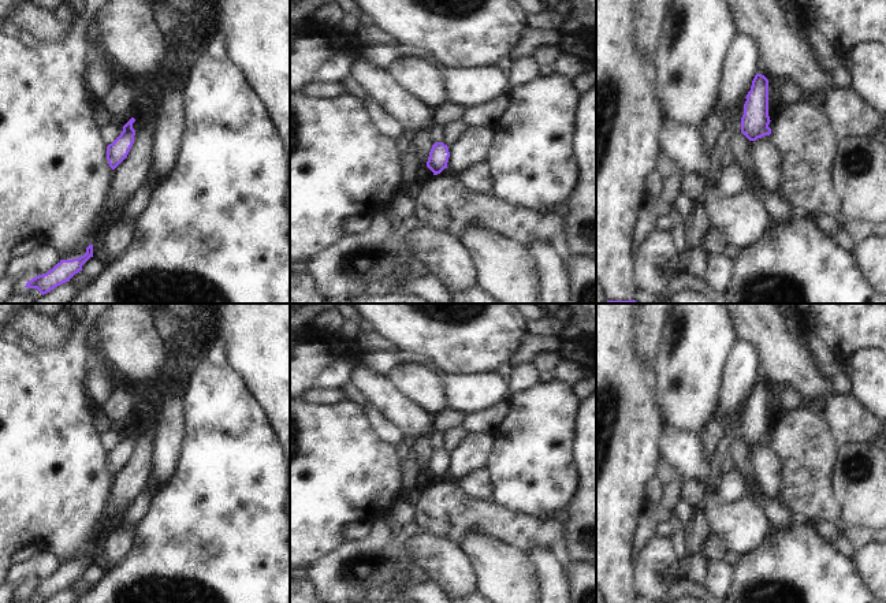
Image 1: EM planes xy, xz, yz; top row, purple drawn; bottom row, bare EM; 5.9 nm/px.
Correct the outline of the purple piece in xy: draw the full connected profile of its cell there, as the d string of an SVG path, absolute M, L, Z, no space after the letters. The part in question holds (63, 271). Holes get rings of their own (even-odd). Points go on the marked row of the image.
M93 245L86 247L86 253L78 258L60 260L52 269L29 280L25 287L37 289L42 295L55 287L70 282L70 279L82 271L82 265L93 257Z

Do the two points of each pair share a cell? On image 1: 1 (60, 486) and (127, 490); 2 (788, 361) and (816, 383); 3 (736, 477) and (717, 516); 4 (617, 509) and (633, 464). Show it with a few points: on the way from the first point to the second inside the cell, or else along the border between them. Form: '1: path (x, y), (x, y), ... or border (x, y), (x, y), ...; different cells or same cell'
1: border (114, 476), (110, 509), (103, 520); different cells
2: path (795, 367), (810, 382); same cell
3: border (717, 488), (728, 502), (748, 495); different cells
4: path (617, 498), (617, 480), (622, 475); same cell

